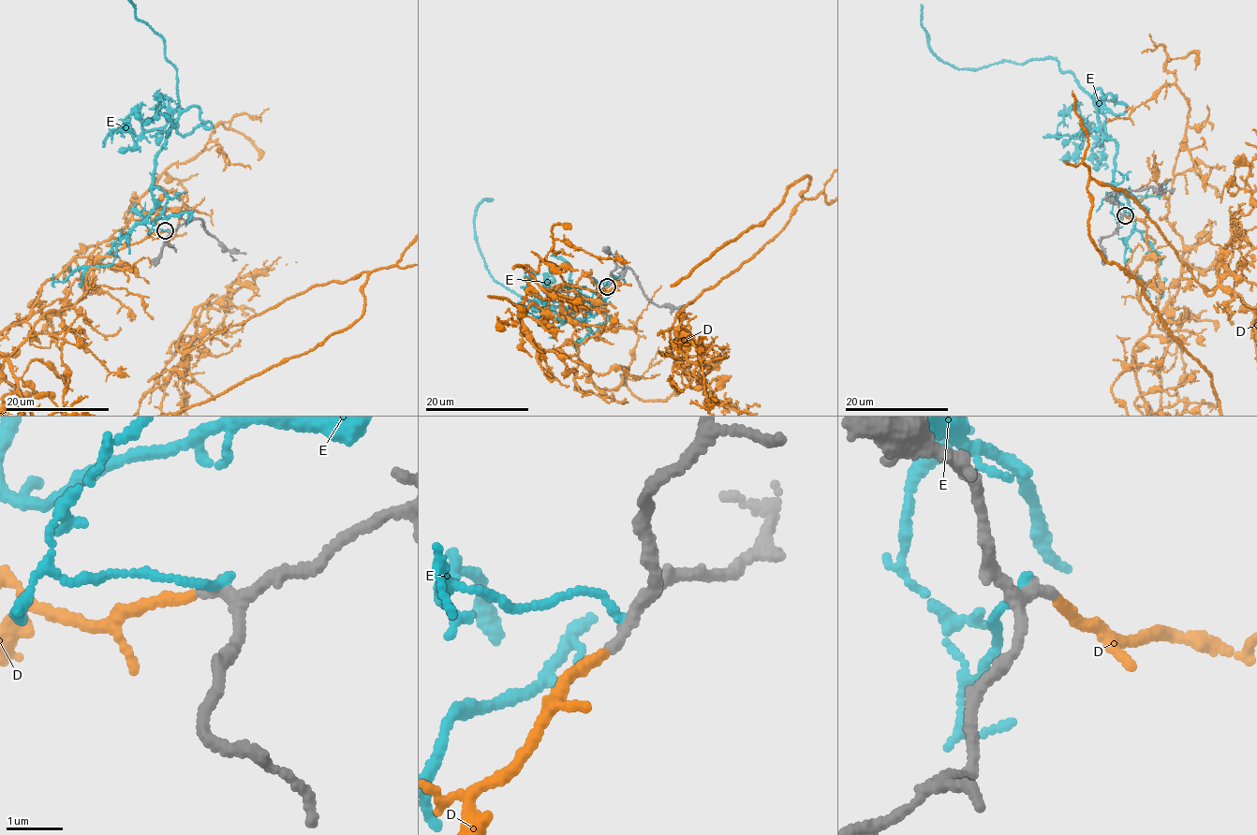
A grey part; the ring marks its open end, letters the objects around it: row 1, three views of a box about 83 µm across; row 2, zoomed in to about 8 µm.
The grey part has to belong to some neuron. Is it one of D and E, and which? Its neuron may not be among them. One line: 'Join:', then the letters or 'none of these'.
Join: D

